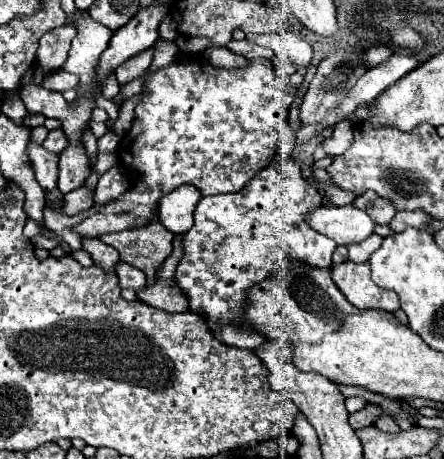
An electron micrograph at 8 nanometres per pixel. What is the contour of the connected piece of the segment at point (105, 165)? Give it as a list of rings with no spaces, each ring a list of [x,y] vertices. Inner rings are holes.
[[[98,153],[98,159],[94,166],[94,171],[102,175],[111,167],[116,165],[117,155],[115,153]]]

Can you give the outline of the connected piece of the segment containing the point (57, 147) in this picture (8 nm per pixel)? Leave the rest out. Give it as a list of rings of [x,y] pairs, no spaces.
[[[52,129],[42,145],[52,153],[62,153],[68,147],[68,143],[70,143],[70,139],[66,137],[66,133],[62,129]]]

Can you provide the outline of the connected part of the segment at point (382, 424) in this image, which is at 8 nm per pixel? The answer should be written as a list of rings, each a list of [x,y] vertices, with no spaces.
[[[382,413],[382,415],[374,421],[374,427],[378,427],[380,431],[388,431],[388,433],[398,433],[398,431],[400,431],[400,427],[394,423],[394,419],[392,419],[390,415],[386,415],[386,413]]]

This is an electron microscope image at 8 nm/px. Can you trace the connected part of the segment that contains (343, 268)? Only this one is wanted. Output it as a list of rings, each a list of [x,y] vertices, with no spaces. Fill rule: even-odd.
[[[344,261],[332,267],[332,279],[346,299],[360,309],[382,309],[394,313],[400,309],[396,293],[374,285],[370,277],[370,263]]]

